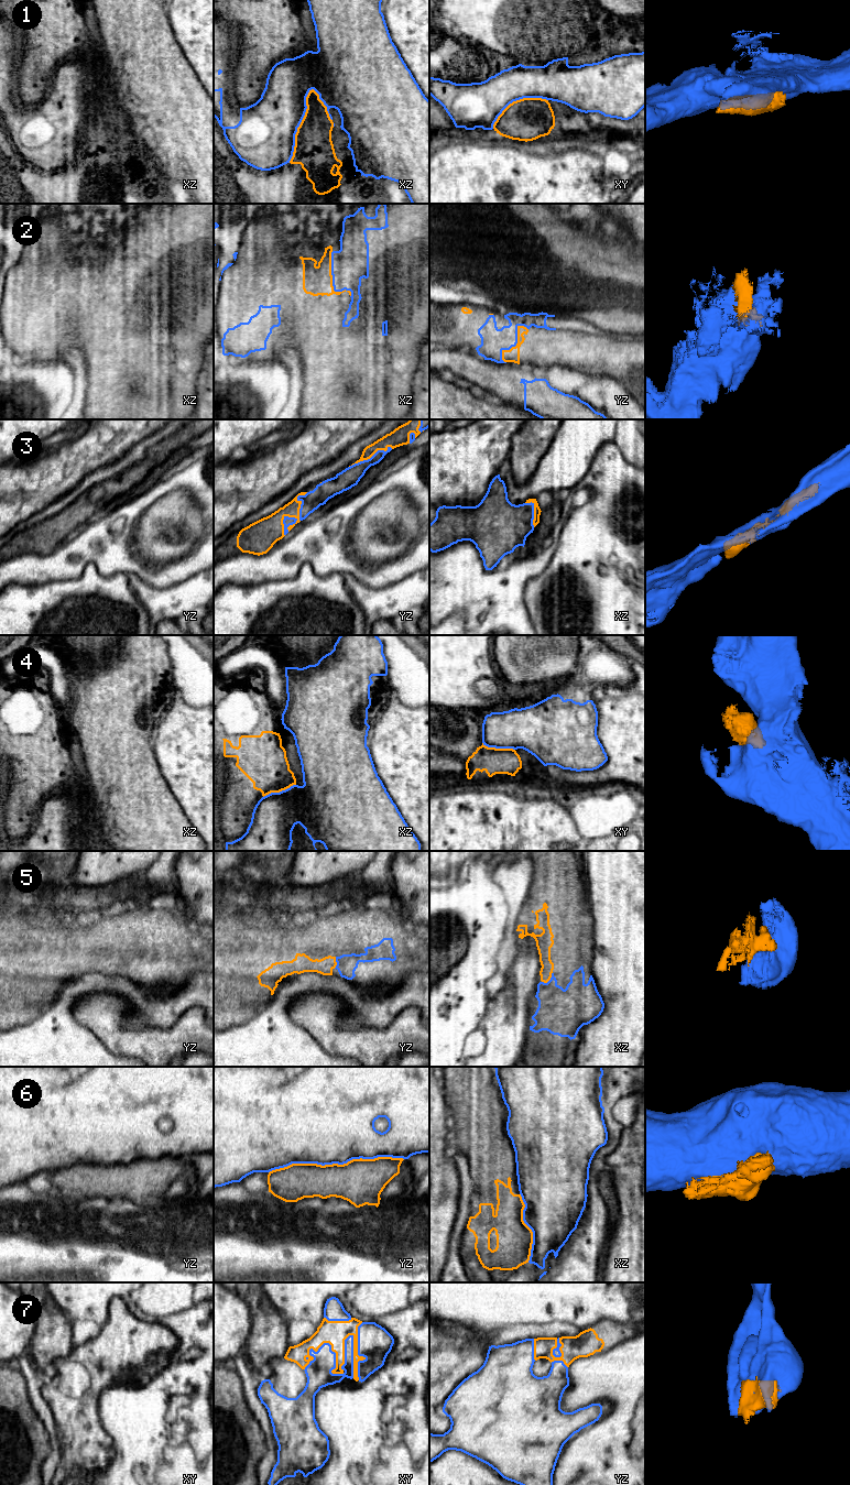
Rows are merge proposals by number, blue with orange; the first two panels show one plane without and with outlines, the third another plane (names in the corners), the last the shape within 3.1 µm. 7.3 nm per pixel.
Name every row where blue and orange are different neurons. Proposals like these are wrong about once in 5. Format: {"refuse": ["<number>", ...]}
{"refuse": ["1", "2", "4", "6"]}

